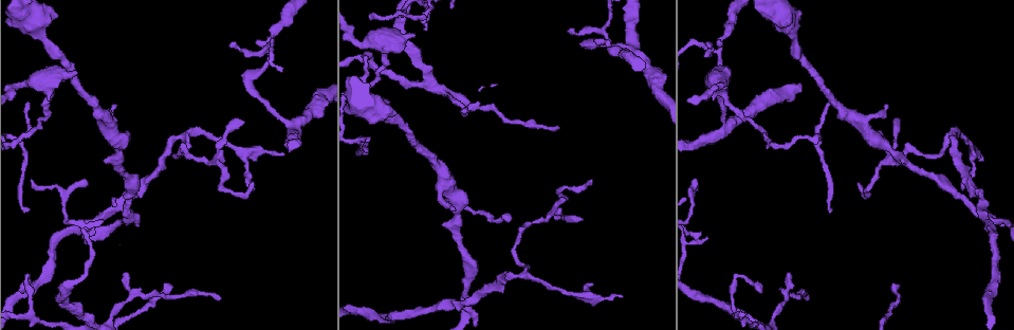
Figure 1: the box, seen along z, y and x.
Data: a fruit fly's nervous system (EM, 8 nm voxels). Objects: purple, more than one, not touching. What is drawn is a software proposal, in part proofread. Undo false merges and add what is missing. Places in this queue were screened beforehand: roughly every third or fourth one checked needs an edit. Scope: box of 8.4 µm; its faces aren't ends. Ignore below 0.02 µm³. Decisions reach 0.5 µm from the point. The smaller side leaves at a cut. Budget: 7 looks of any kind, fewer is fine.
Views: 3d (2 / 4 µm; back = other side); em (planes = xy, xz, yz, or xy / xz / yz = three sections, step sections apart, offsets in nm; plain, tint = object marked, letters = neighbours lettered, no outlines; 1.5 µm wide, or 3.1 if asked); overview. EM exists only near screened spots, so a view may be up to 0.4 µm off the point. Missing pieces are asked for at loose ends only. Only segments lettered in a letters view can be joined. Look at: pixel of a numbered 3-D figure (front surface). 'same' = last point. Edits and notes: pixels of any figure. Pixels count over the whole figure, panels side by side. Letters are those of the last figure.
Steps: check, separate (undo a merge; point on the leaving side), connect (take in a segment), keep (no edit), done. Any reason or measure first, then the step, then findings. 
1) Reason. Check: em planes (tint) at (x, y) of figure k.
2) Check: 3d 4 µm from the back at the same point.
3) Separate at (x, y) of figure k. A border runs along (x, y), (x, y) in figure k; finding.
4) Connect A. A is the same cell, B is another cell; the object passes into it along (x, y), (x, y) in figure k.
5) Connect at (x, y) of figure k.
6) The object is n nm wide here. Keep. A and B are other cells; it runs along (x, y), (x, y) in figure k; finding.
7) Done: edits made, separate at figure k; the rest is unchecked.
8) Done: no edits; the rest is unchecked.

Branch stops here. Check: 3d 4 µm at (74, 72) of figure 1.

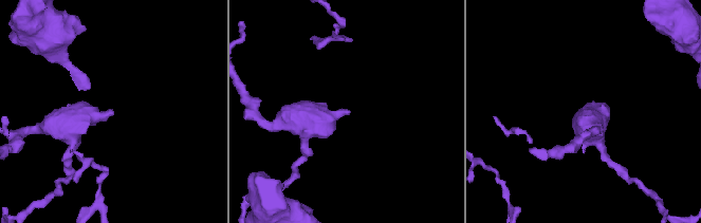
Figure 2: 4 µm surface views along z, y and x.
Check: em xy step 8 (tint) at (349, 112) of figure 2.

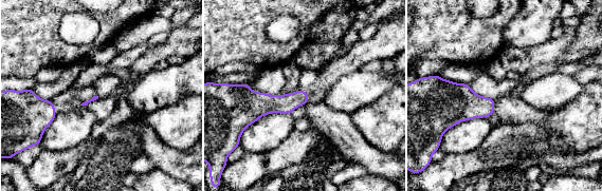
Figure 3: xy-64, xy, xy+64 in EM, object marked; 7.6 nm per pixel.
Another direction. Check: em planes (letters) at the same point.

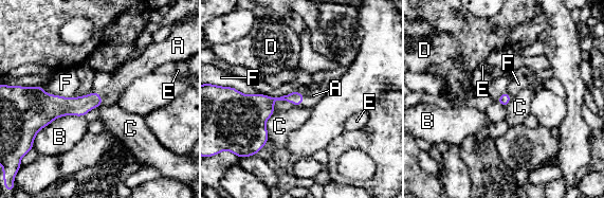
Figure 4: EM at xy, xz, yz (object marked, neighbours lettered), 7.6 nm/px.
The longest contact is with B, 400 nm. Connect A. A is the same cell, B, C, D, E and F are other cells; the neuron continues.

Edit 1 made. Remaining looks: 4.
See it whole again. Check: overview.

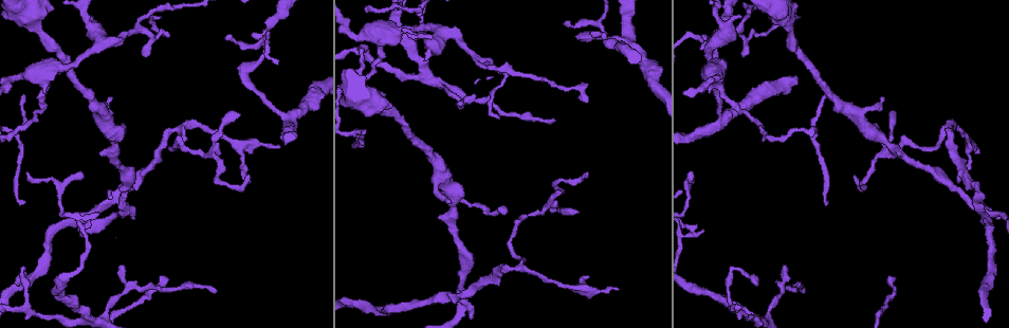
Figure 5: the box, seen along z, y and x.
Branch point. Check: em xz step 8 (letters) at (605, 35) of figure 5.

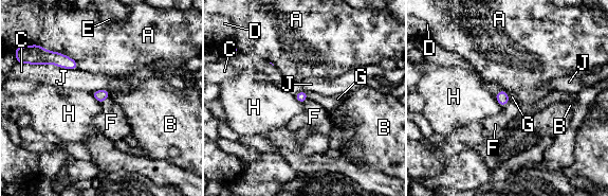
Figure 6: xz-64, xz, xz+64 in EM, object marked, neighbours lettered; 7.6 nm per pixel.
Check: em planes (letters) at the same point.

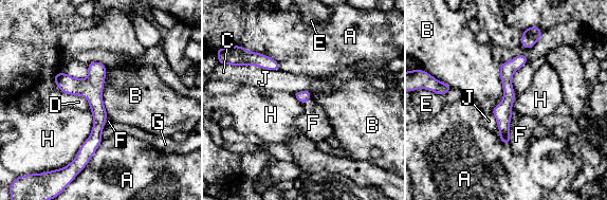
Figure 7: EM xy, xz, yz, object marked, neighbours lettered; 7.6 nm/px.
The object is 90 nm wide here. Keep. A, B, C, D, E, F, G, H and J are other cells; it runs along (96, 64), (96, 135), (78, 160) in figure 7; continuous, no second neuron.

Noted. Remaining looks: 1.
Done: edits made, connect at figure 4; the rest is unchecked.

